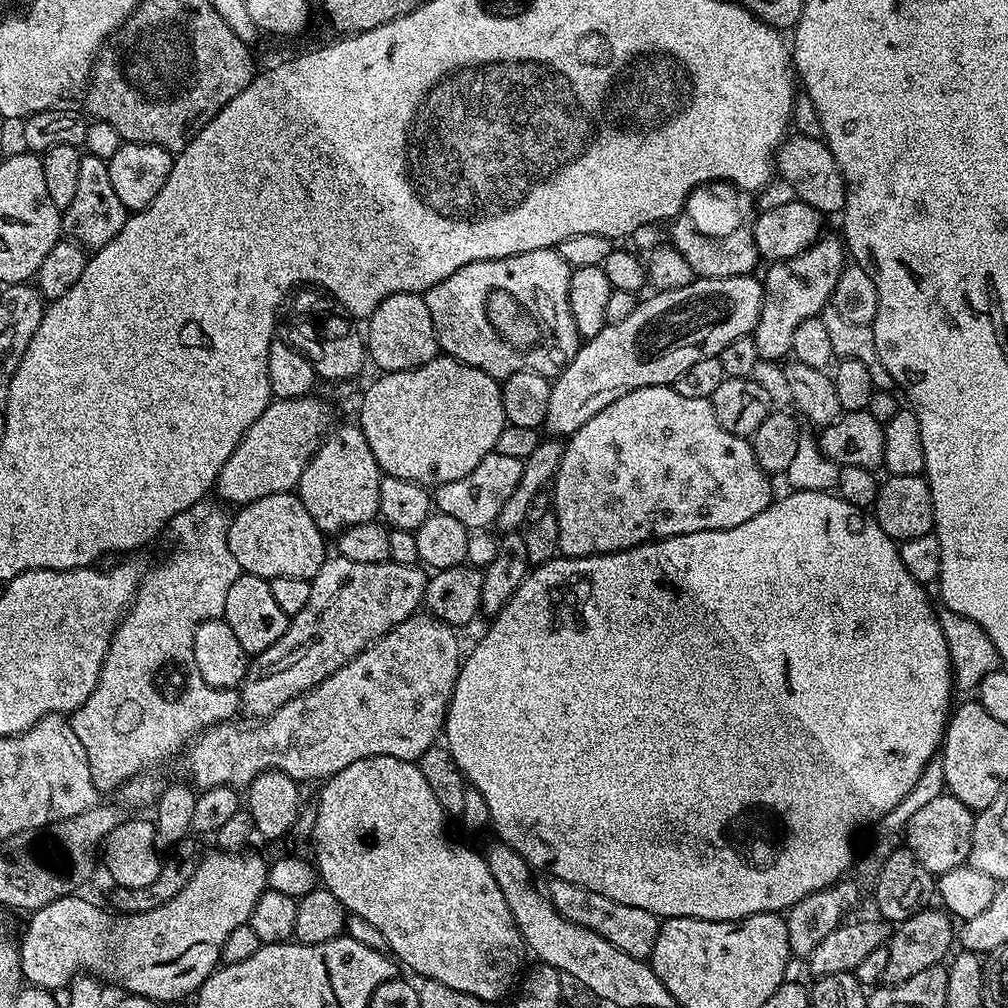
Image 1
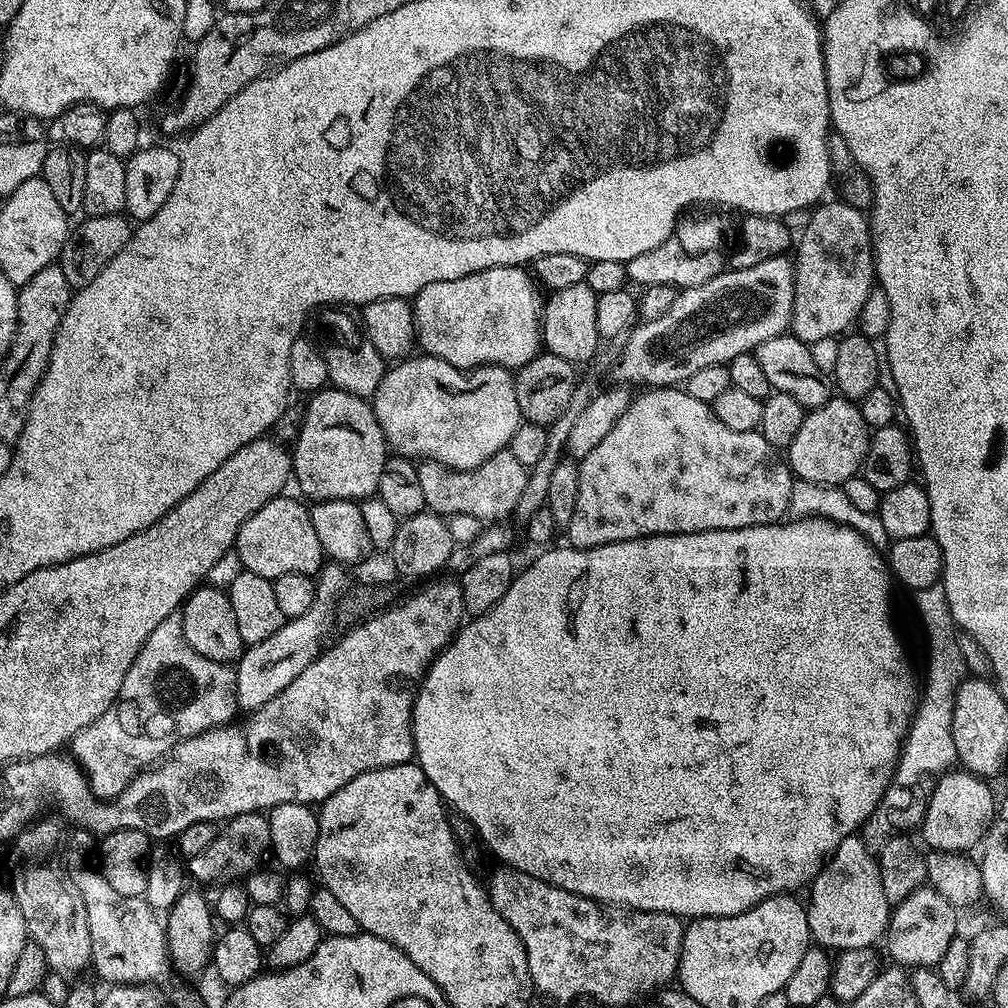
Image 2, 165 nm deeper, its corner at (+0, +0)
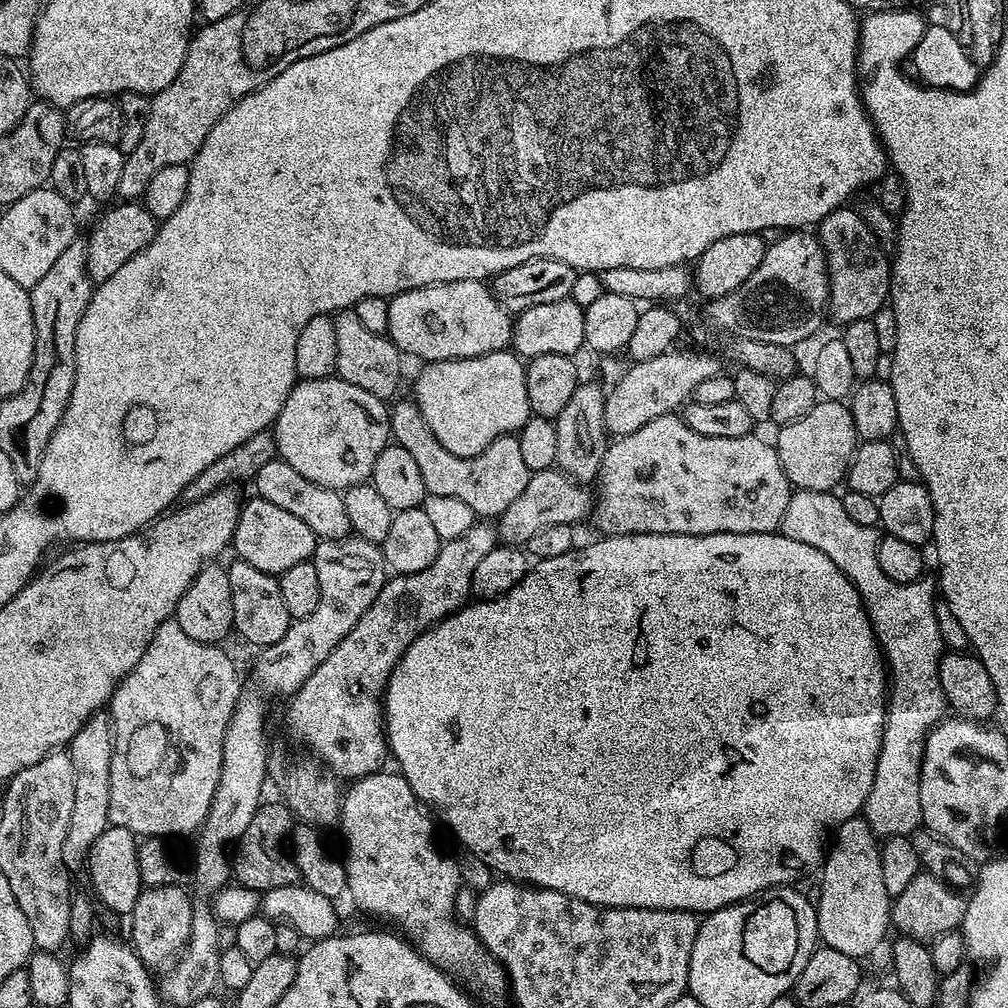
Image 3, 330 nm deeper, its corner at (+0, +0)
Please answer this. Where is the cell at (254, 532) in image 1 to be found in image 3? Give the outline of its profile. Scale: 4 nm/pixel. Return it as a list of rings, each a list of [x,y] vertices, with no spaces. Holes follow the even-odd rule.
[[[251,499],[243,501],[238,526],[232,535],[231,547],[236,548],[235,555],[250,562],[250,566],[277,578],[286,570],[290,570],[290,566],[295,566],[303,560],[311,560],[318,537],[312,533],[310,526],[306,526],[302,518],[294,518],[294,514],[274,506],[274,502]]]

